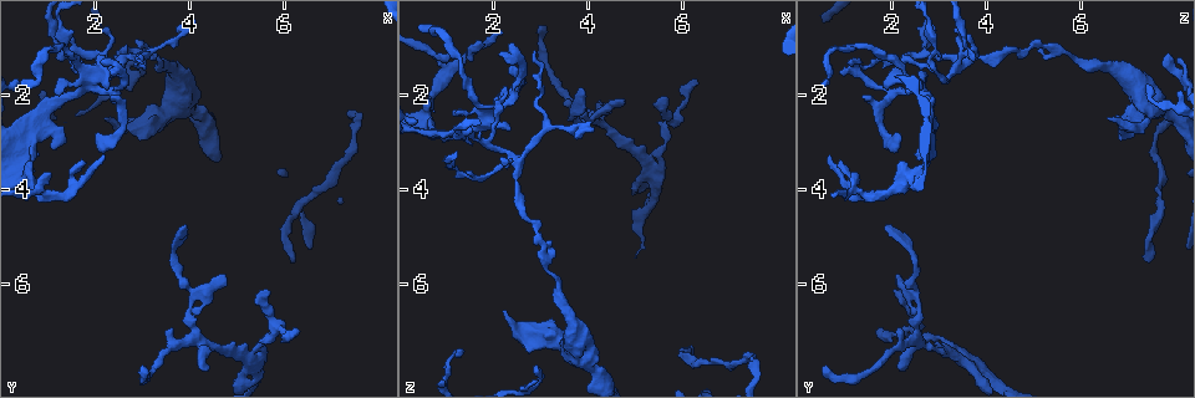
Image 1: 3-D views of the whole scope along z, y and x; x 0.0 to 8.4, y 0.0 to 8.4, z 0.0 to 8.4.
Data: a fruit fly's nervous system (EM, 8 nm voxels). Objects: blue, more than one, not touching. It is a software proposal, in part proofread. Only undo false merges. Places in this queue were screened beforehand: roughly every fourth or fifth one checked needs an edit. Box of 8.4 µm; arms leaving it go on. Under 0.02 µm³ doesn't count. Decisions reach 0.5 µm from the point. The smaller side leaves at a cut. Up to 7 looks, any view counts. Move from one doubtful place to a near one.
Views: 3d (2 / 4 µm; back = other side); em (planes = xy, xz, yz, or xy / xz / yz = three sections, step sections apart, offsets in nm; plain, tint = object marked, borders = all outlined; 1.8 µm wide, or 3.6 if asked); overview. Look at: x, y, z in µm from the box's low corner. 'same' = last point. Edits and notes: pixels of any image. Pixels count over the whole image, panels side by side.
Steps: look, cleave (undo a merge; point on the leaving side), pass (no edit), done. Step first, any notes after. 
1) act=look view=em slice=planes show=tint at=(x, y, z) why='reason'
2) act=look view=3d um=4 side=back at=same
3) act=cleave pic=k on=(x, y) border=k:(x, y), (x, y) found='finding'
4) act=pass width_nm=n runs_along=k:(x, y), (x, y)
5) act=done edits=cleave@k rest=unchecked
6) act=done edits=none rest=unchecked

act=look view=em slice=xz step=16 show=tint at=(5.55, 7.20, 3.15) why='abrupt turn'

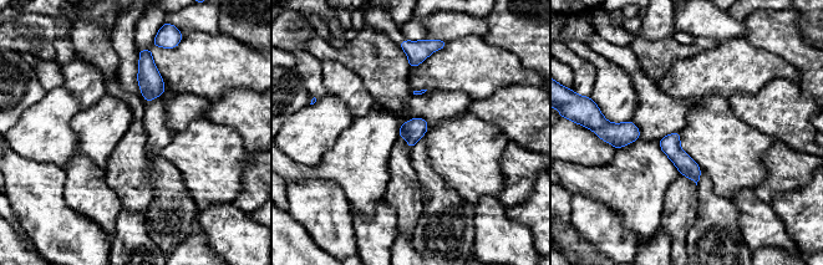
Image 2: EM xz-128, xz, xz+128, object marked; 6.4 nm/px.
act=look view=em slice=planes show=tint at=same why='another direction'

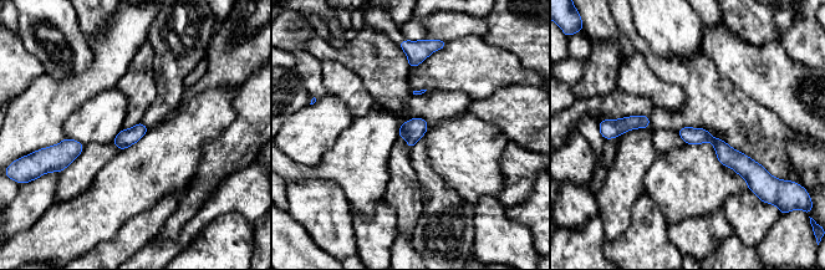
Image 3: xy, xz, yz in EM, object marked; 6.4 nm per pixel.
act=pass width_nm=110 runs_along=3:(682, 131), (711, 137), (753, 169) found='one neuron here'

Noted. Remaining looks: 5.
act=look view=em slice=planes show=tint at=(2.50, 1.30, 3.50) why='thick turns thin'

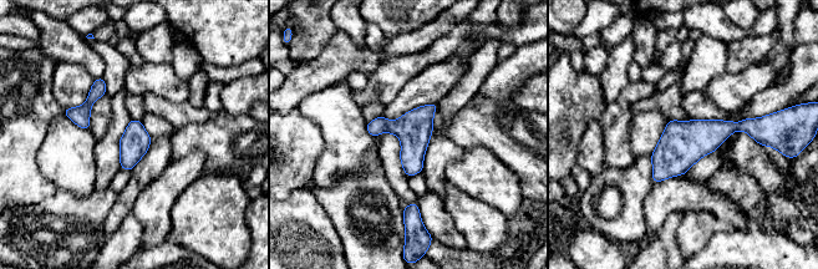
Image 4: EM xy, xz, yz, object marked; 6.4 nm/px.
act=pass runs_along=4:(762, 132), (732, 126), (694, 138), (655, 177) found='one neuron here'

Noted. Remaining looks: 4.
act=look view=em slice=yz step=4 show=tint at=(3.10, 1.10, 5.60) why='sudden change in width'

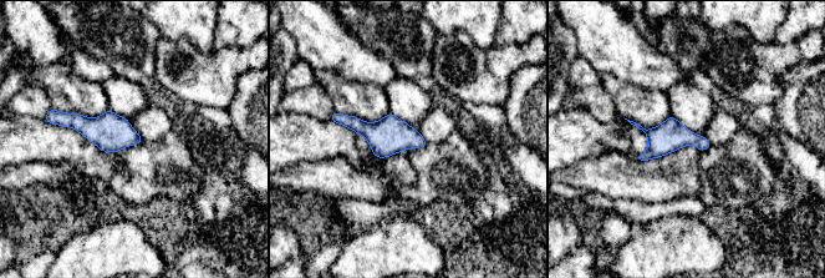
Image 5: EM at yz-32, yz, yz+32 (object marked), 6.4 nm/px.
act=pass found='one neuron here'

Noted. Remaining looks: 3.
act=done edits=none rest=unchecked

